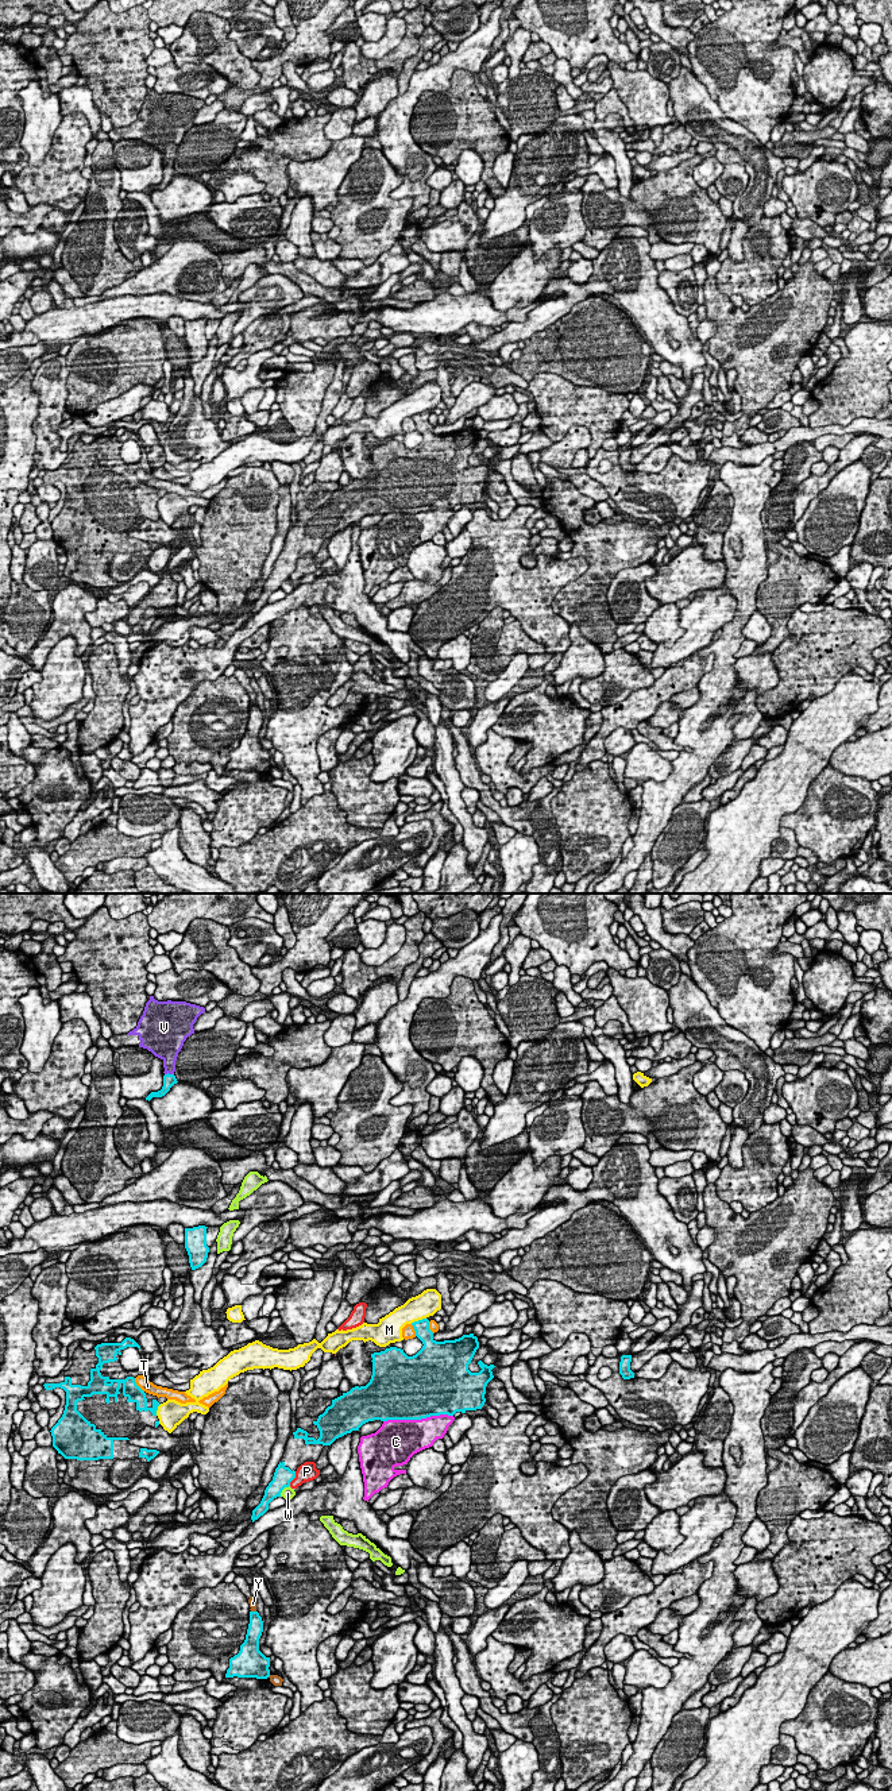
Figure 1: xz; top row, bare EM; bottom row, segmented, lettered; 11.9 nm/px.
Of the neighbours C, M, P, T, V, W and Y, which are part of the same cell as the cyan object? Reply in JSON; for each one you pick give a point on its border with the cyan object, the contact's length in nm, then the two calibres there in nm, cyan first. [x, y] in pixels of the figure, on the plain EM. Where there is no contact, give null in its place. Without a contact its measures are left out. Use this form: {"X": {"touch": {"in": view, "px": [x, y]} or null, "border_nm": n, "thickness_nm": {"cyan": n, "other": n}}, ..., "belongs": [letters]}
{"V": {"touch": {"in": "xz", "px": [168, 166]}, "border_nm": 110, "thickness_nm": {"cyan": 160, "other": 220}}, "belongs": ["V"]}

